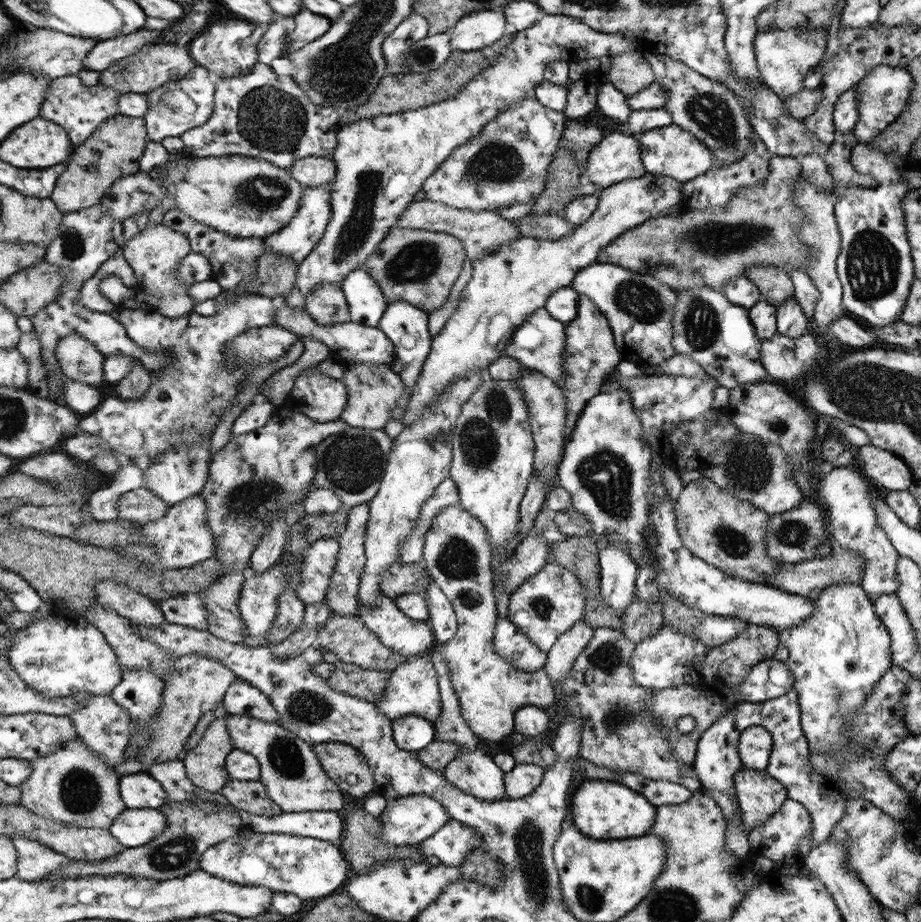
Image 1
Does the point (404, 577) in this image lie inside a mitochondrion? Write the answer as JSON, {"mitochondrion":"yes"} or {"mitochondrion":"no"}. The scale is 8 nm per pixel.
{"mitochondrion":"no"}

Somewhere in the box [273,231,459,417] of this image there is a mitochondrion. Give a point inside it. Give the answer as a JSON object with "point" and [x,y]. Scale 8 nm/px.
{"point":[417,262]}

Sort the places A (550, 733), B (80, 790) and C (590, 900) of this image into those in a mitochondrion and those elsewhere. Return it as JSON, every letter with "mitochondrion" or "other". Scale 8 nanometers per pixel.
{"A":"other","B":"mitochondrion","C":"mitochondrion"}

